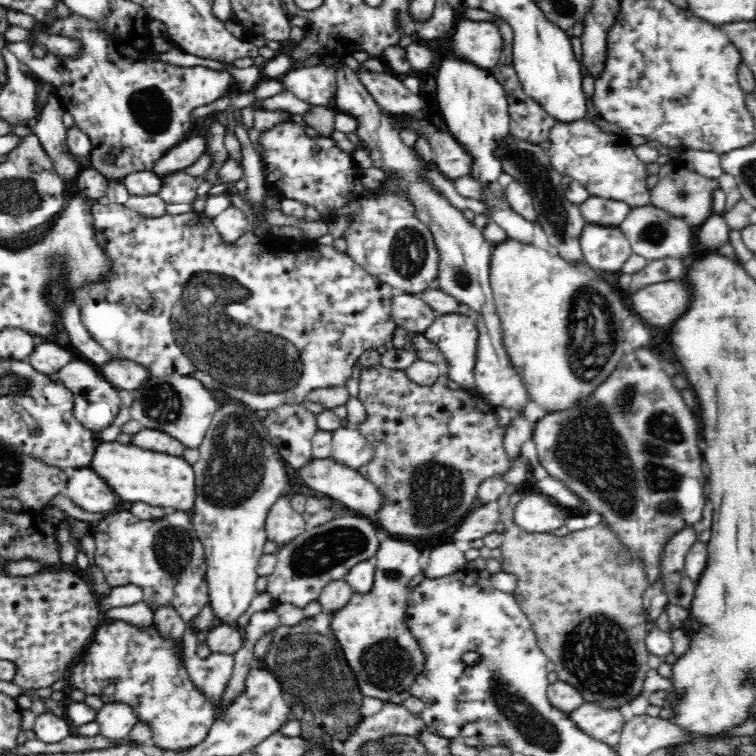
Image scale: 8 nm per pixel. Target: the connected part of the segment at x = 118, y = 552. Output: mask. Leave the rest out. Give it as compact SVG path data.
M184 511L166 514L158 520L138 520L130 512L106 516L92 526L95 540L94 561L102 570L107 584L118 587L136 584L143 591L143 602L156 612L158 608L174 606L184 621L190 624L209 603L209 585L205 580L207 559L205 548L191 524L191 515Z

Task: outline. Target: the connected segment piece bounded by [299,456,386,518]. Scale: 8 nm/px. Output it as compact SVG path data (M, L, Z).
M331 456L328 458L312 458L306 466L299 469L299 472L304 483L308 484L310 488L324 492L330 498L340 500L344 506L356 510L358 514L364 512L364 515L373 518L378 514L378 510L382 510L382 504L386 504L386 495L382 495L374 483L364 478L356 469L336 462Z

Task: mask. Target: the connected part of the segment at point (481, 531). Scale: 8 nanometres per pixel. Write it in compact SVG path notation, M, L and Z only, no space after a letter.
M479 504L459 522L454 532L454 540L470 542L484 538L496 530L496 524L501 521L498 505Z

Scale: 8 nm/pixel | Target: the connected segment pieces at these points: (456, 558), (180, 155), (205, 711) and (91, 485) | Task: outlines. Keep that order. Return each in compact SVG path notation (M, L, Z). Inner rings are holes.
M452 544L432 548L429 556L426 578L432 580L463 571L467 565L462 550L452 548Z
M198 135L184 138L151 168L159 177L192 167L194 162L207 151L208 136Z
M104 619L102 624L98 626L96 632L94 632L94 640L90 642L87 650L83 652L83 655L69 668L69 672L66 674L67 691L70 689L78 688L86 695L96 695L102 699L102 703L124 703L134 711L136 719L140 722L145 722L153 732L153 738L151 743L166 750L183 751L190 747L200 744L206 738L209 733L210 727L214 724L217 718L217 708L213 704L211 698L207 698L207 694L200 691L188 676L188 671L184 666L184 658L178 655L179 644L174 638L163 638L163 635L158 631L158 628L154 625L148 626L148 628L140 628L138 624L131 624L124 620L116 619Z
M92 467L74 469L64 493L86 512L106 513L116 506L116 494Z

